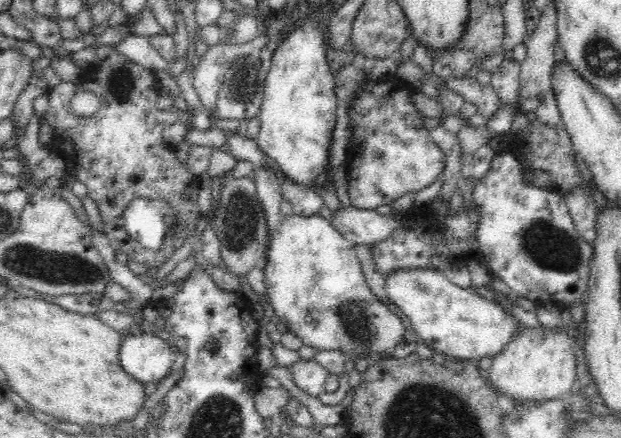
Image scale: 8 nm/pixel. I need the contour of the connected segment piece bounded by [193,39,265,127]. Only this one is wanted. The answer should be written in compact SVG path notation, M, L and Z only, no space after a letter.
M261 39L246 44L222 44L210 46L193 71L193 87L198 95L199 106L207 112L211 126L214 126L217 112L218 92L223 85L228 67L235 58L258 54L265 45Z

